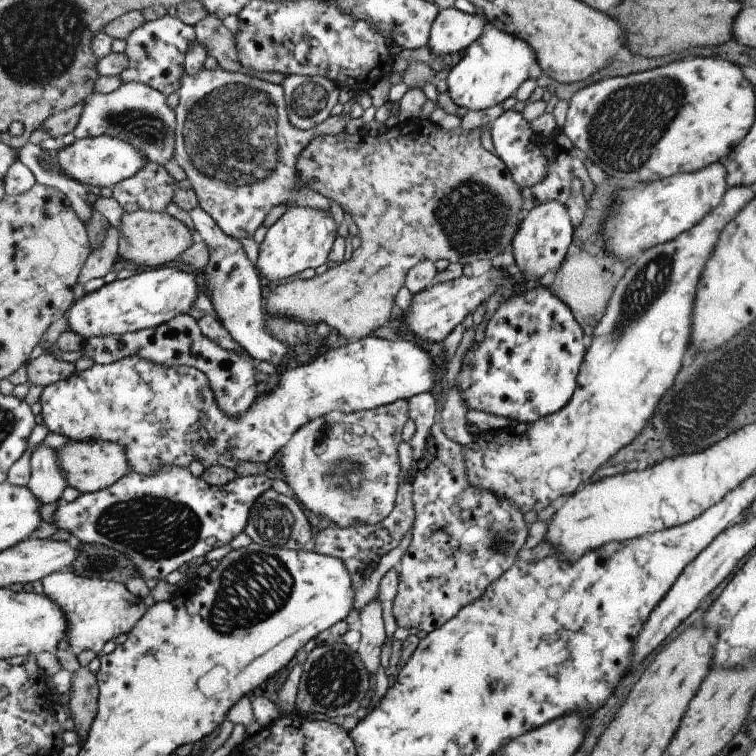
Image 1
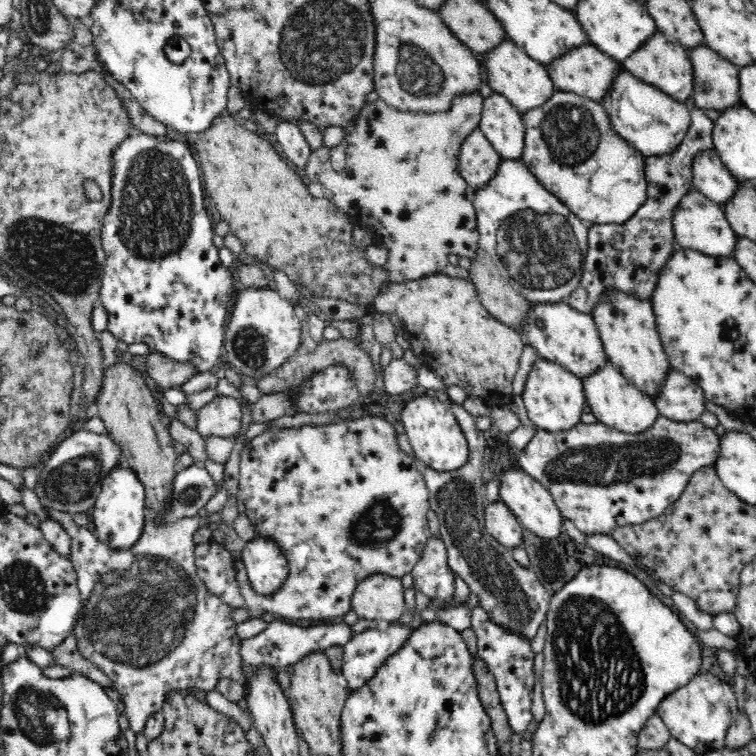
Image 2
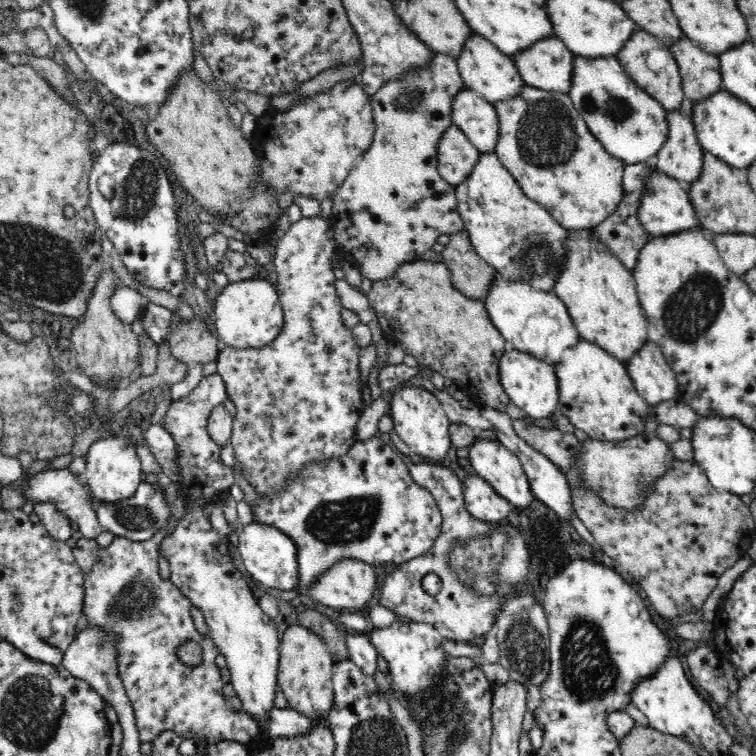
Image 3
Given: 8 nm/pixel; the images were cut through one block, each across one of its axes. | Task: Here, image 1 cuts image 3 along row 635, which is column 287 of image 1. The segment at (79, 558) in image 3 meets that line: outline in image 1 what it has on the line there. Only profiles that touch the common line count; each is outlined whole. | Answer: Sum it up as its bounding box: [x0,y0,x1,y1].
[174,66,351,240]

